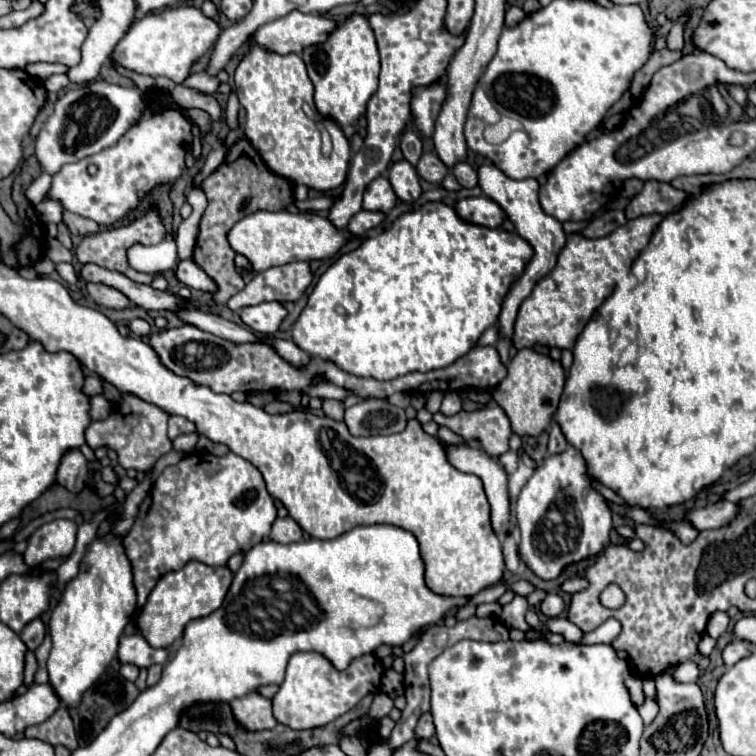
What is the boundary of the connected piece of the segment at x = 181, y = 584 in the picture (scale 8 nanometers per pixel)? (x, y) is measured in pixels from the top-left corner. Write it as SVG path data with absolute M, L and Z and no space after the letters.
M187 562L181 570L167 572L157 580L145 606L131 614L131 622L153 648L169 648L183 638L183 630L191 620L209 616L221 606L231 578L233 574L227 566L213 568L203 562Z

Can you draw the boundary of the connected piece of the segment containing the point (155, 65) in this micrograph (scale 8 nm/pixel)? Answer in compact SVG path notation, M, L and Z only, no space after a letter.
M177 6L167 8L163 12L147 14L137 20L131 30L117 42L111 60L117 66L123 66L129 72L147 74L147 76L167 76L173 82L181 84L197 58L209 52L221 34L221 26L211 18L205 18L199 8L193 6Z

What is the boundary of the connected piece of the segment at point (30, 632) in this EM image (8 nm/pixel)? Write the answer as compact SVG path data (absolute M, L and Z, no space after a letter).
M35 618L33 622L29 622L23 630L21 630L21 640L25 642L25 646L29 648L29 650L35 650L41 642L43 642L43 636L45 636L45 624L39 620L39 618Z

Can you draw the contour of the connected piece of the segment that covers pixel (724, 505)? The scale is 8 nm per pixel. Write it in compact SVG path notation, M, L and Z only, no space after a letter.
M715 502L713 506L705 506L701 510L691 510L687 514L687 520L693 522L693 526L697 530L725 526L725 522L731 522L733 518L737 518L737 504L733 504L733 502Z

